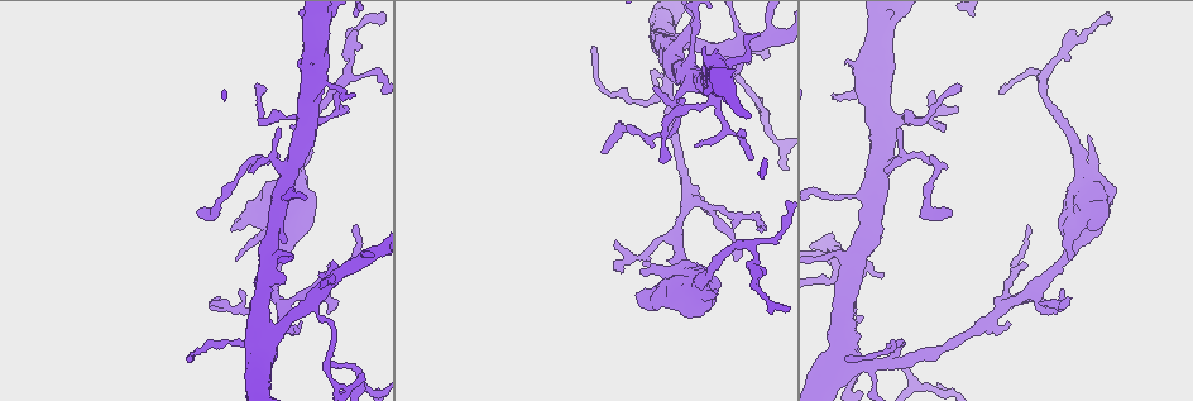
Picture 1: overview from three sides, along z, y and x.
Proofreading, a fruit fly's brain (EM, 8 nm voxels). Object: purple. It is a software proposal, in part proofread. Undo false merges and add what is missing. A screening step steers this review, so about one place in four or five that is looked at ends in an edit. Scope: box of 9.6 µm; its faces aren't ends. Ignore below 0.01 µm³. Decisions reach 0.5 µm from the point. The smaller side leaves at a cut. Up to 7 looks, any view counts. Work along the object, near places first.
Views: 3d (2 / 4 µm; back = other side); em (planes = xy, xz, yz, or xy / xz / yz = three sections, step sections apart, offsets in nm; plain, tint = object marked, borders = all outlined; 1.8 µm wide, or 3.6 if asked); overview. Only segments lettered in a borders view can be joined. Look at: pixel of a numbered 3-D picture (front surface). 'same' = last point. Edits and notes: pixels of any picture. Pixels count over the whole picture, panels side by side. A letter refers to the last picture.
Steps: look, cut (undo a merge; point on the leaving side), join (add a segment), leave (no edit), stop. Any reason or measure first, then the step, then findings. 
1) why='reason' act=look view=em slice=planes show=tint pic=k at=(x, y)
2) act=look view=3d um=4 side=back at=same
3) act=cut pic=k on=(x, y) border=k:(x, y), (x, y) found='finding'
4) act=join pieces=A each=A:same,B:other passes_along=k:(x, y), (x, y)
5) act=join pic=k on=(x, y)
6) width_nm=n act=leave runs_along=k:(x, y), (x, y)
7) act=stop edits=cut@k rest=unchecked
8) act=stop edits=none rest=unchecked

act=look view=3d um=2 pic=1 at=(638, 294)

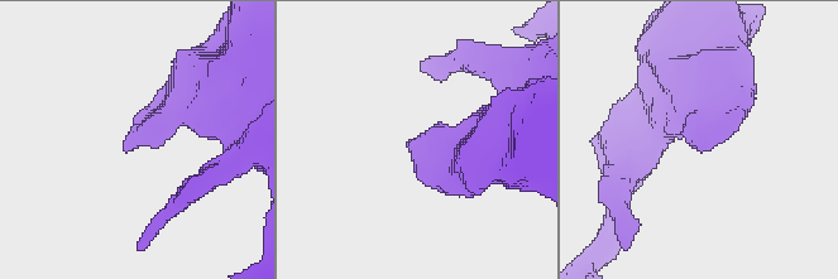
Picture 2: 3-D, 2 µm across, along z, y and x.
why='shape alone is not enough' act=look view=em um=3.6 slice=planes show=borders pic=2 at=(409, 142)

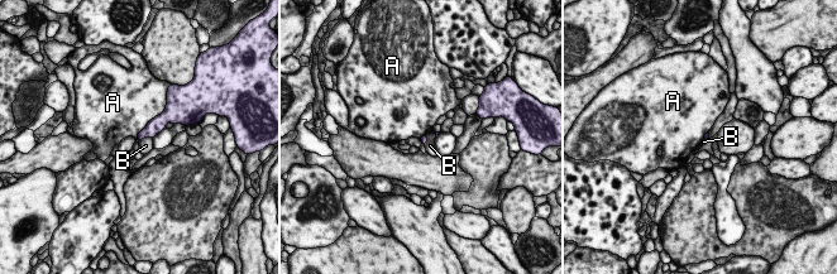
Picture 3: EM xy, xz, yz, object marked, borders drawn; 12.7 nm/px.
act=leave each=A:other,B:other found='no lettered segment goes on from it'

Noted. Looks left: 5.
why='three-way junction' act=look view=3d um=4 pic=1 at=(738, 54)

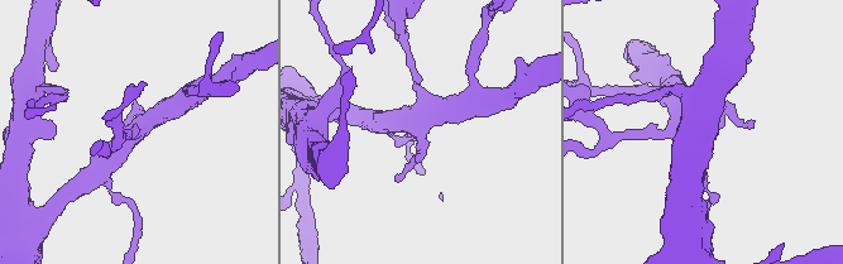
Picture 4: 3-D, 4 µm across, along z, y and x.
why='shape alone is not enough' act=look view=em slice=planes show=borders pic=4 at=(142, 127)

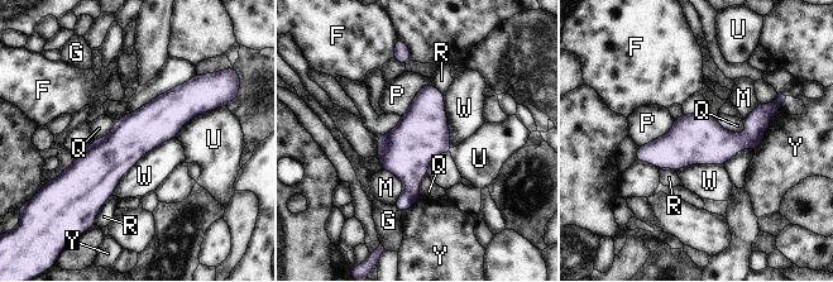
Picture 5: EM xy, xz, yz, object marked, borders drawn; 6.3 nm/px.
act=leave each=F:other,G:other,M:other,P:other,Q:other,R:other,U:other,W:other,Y:other found='one neuron here'

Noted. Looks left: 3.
why='tapers out' act=look view=3d um=2 pic=1 at=(249, 171)

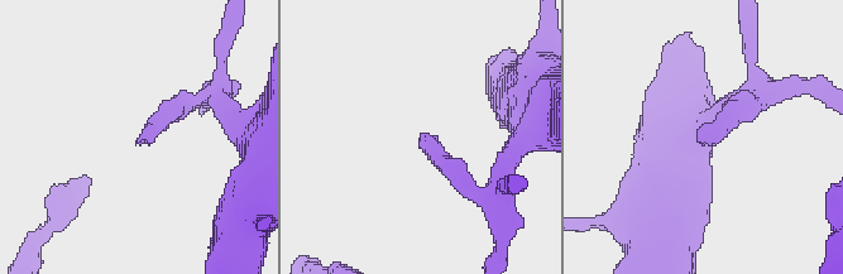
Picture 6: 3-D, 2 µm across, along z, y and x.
why='shape alone is not enough' act=look view=em slice=xy step=8 show=borders pic=6 at=(138, 140)

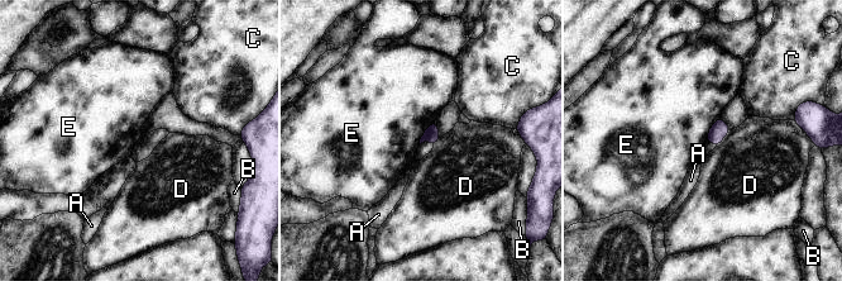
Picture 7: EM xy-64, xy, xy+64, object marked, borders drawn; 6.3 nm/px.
act=look view=em slice=xz step=16 show=borders at=same

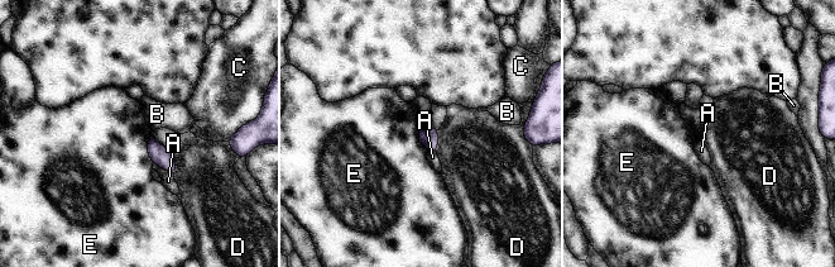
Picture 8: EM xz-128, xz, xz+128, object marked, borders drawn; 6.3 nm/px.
act=leave each=A:other,B:other,C:other,D:other,E:other found='none of them fits'

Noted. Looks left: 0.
act=stop edits=none rest=unchecked

